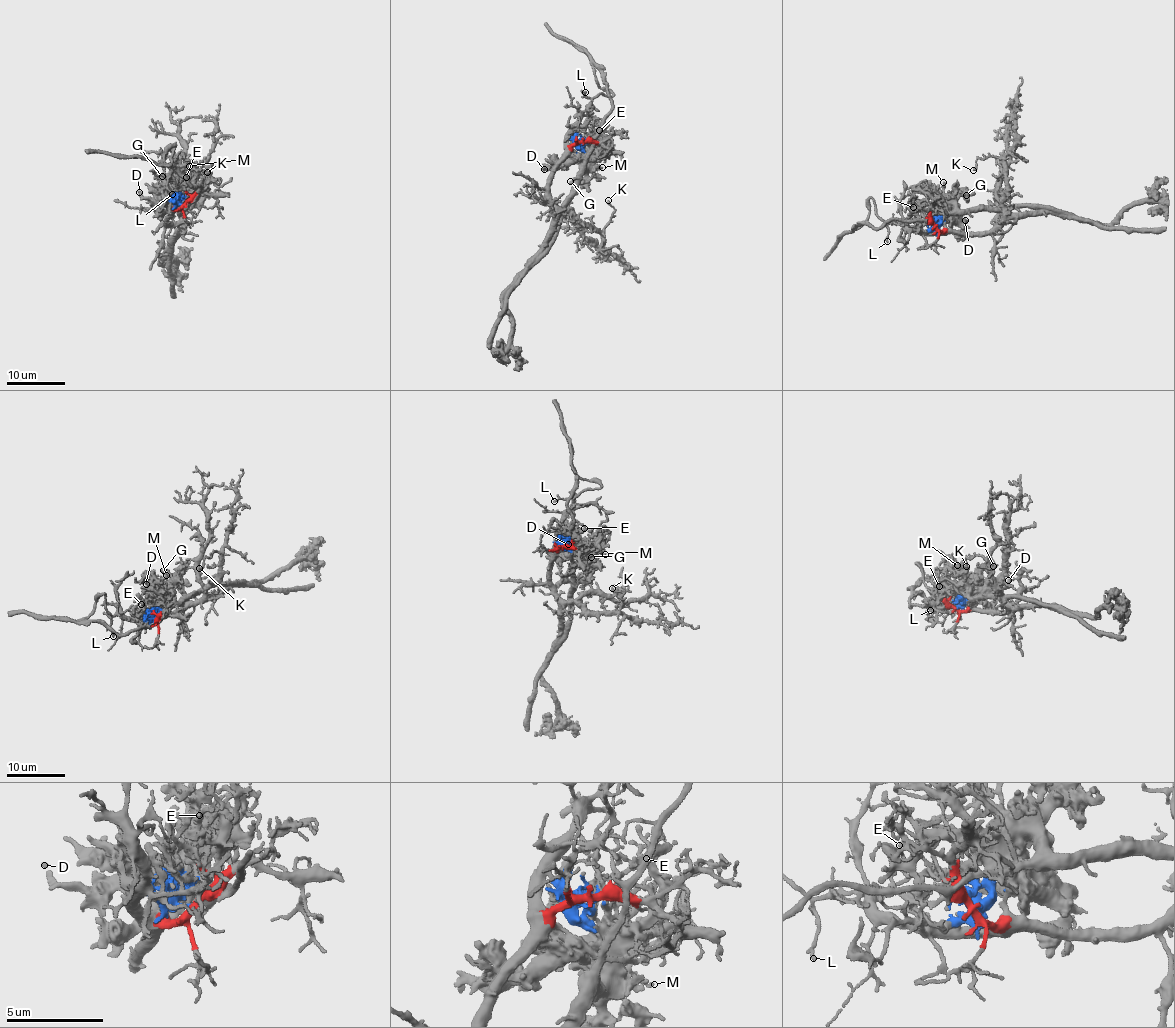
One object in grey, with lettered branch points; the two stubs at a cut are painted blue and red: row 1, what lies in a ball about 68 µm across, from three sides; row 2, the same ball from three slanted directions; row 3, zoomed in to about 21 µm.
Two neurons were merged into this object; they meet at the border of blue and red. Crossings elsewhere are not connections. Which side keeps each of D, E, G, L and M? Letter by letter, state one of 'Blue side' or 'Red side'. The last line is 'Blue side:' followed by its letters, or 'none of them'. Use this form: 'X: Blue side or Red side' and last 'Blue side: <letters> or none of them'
D: Blue side
E: Blue side
G: Blue side
L: Red side
M: Blue side
Blue side: D, E, G, M

